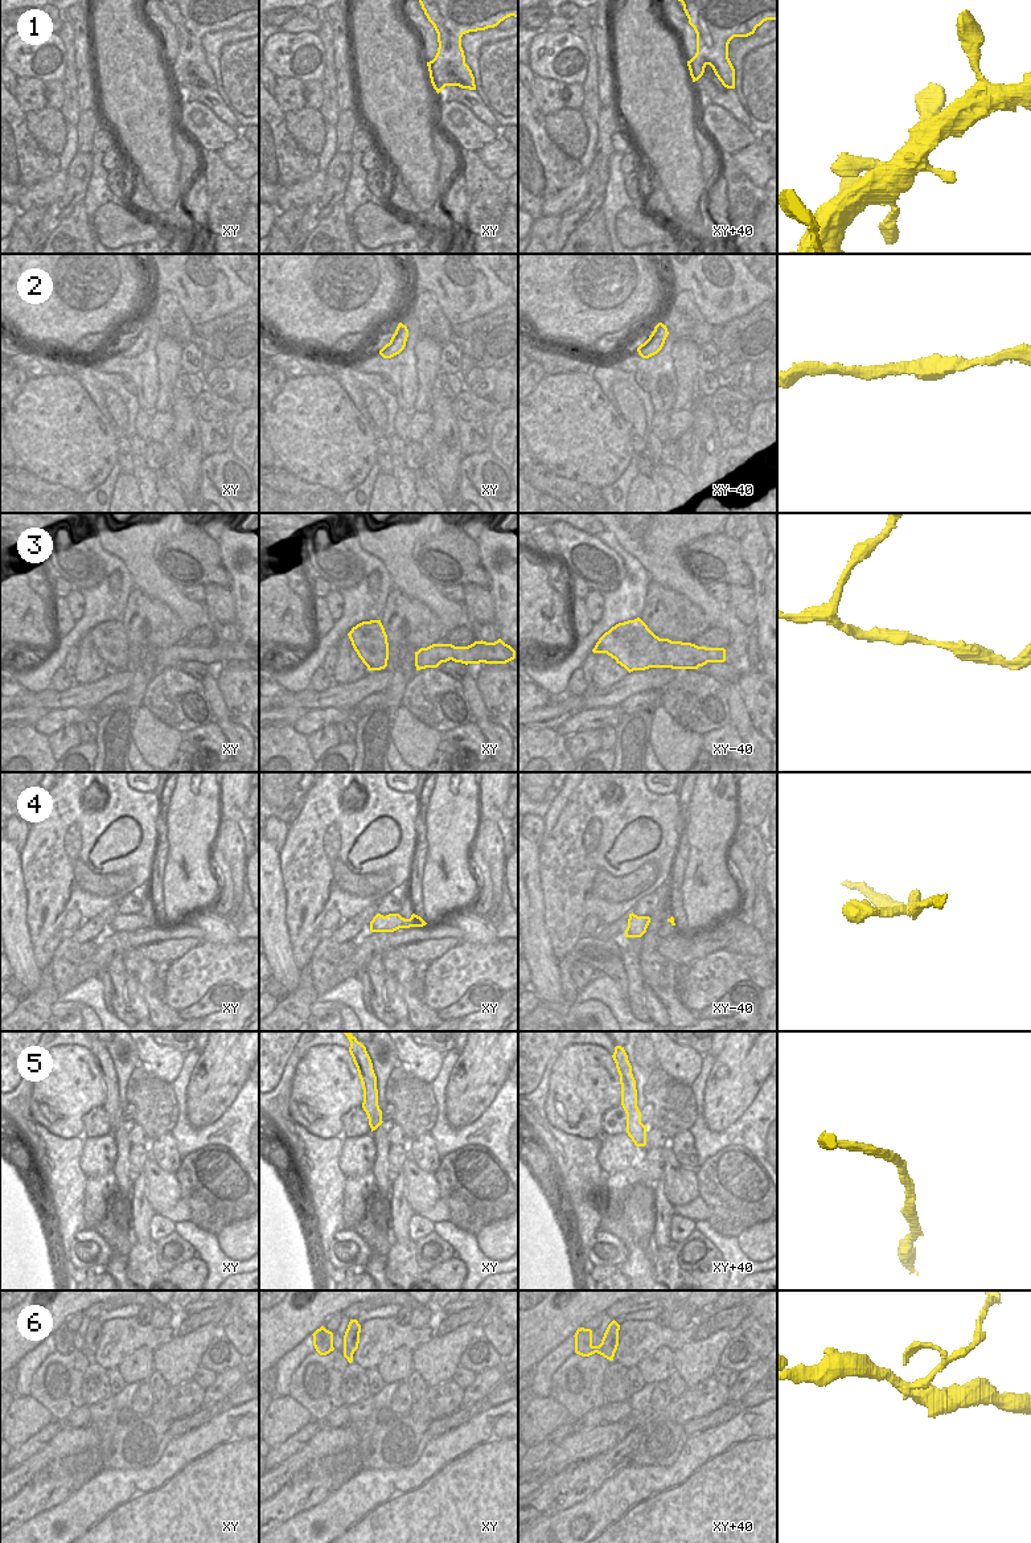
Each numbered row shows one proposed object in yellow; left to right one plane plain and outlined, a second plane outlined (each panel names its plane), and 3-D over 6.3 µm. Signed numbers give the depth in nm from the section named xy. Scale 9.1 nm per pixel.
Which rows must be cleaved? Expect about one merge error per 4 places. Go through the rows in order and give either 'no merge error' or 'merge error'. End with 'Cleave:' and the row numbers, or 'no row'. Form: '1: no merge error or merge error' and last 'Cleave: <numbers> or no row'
1: no merge error
2: no merge error
3: no merge error
4: no merge error
5: no merge error
6: merge error
Cleave: 6

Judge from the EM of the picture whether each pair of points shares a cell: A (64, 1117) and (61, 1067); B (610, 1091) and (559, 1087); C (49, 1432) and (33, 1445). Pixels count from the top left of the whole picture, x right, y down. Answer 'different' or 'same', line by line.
A: same
B: same
C: same

